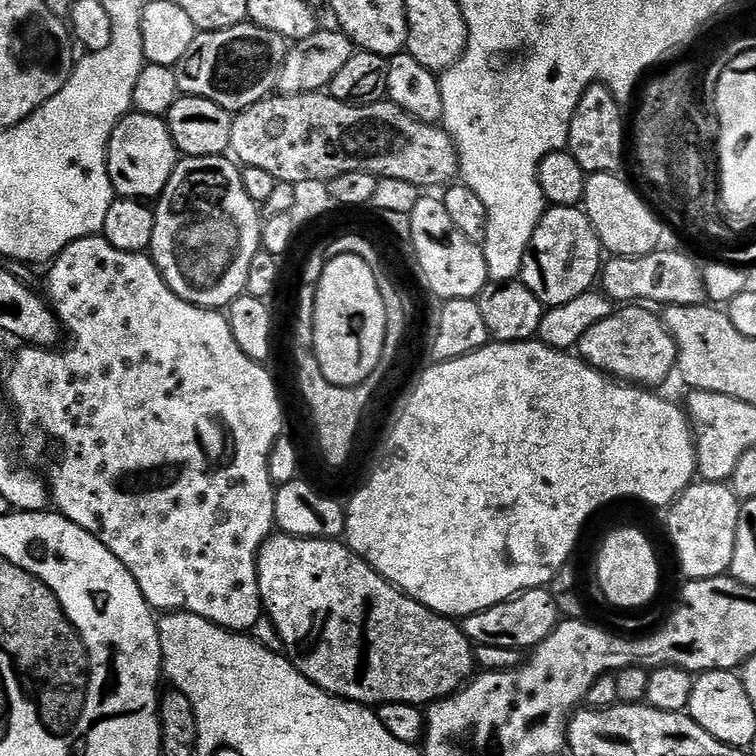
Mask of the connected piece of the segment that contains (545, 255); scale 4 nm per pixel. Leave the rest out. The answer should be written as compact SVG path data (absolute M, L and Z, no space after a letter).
M552 206L540 217L528 242L520 263L518 280L545 309L557 308L566 302L574 302L574 298L589 291L597 283L602 271L600 256L602 257L600 240L596 237L588 215L576 206Z

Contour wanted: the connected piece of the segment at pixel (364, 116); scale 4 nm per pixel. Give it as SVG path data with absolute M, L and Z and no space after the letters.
M307 92L293 96L268 94L231 117L227 151L240 166L265 171L284 186L308 184L311 180L327 182L338 174L365 172L381 180L401 180L418 189L427 190L436 187L439 189L457 175L458 157L452 140L443 127L416 120L391 102L372 103L376 102L335 100L324 92Z

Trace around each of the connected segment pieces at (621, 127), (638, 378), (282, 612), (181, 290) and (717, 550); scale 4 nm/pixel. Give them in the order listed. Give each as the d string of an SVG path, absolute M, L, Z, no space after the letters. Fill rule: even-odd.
M591 84L582 94L578 106L572 112L572 119L568 121L568 135L566 137L566 151L572 155L574 162L586 174L593 172L619 173L620 163L626 160L626 120L620 117L621 105L612 91L605 84Z
M632 306L627 310L616 310L605 320L590 326L578 345L580 359L605 376L632 386L656 386L652 384L660 384L668 375L673 375L676 343L665 331L663 323L642 309Z
M283 534L269 535L268 539L260 545L256 560L256 586L260 591L260 603L263 605L262 612L265 617L272 619L280 640L286 647L292 648L286 652L287 659L296 667L304 679L310 681L321 692L342 700L347 700L357 706L379 706L381 704L410 704L413 706L427 706L437 700L443 700L451 696L457 688L465 683L469 675L468 667L473 667L474 660L470 655L469 645L464 639L463 631L456 628L451 619L435 615L426 608L420 607L415 600L409 600L399 588L383 580L373 568L369 568L359 556L355 555L351 548L343 543L335 544L329 538L317 538L303 540L300 536L286 536Z
M194 156L181 159L173 168L166 186L154 200L150 259L179 300L187 300L198 308L224 310L234 299L230 282L225 277L238 259L236 247L240 244L240 232L224 205L224 180L212 169L212 164L213 157Z
M693 482L689 484L667 509L666 515L668 515L668 540L676 551L676 564L680 567L685 581L713 580L716 576L723 576L729 571L732 565L736 520L740 517L740 504L727 483Z

